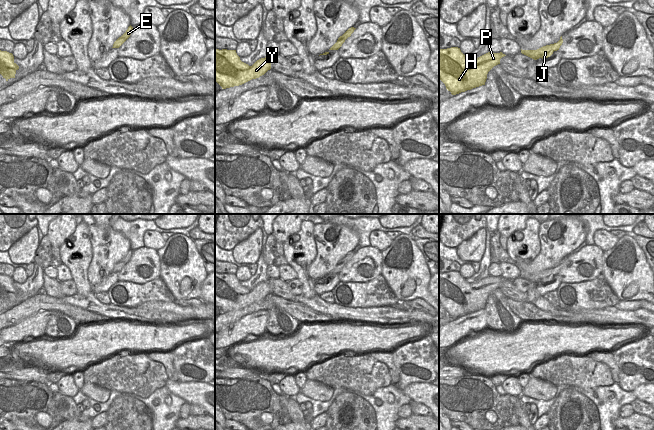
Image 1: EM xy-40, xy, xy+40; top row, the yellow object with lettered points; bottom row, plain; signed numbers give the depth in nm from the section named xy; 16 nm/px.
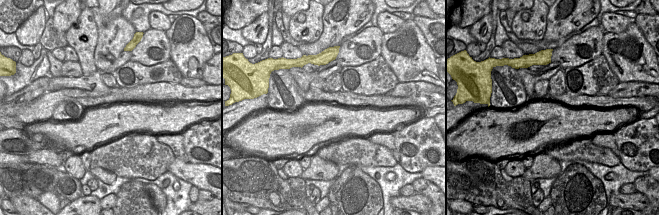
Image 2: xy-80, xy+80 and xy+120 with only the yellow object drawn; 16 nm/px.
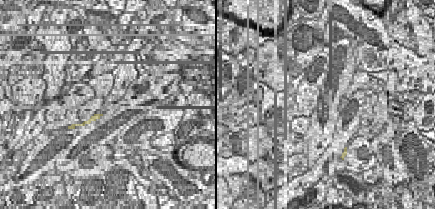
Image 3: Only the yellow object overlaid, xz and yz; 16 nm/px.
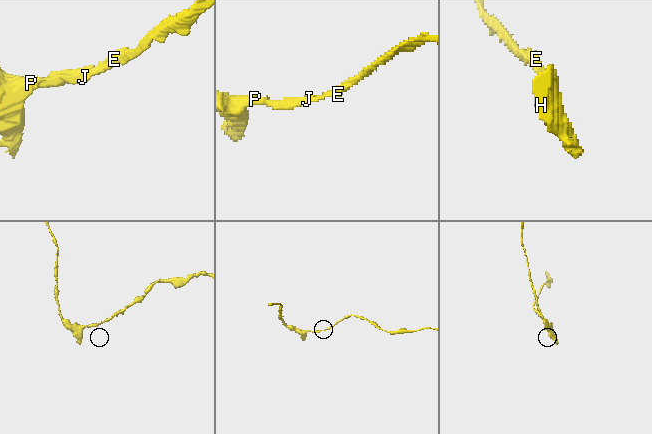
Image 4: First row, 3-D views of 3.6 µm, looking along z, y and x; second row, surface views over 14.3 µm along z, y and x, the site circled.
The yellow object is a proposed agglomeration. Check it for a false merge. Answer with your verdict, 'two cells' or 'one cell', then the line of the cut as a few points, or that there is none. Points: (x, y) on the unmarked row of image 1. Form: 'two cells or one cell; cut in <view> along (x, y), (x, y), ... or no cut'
one cell; no cut

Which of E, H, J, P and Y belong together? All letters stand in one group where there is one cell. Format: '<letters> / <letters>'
E H J P Y

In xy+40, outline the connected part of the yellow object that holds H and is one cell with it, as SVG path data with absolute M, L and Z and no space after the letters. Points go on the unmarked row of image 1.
M460 272L439 273L439 301L452 319L485 309L488 296L506 280L502 276L488 276L468 283Z

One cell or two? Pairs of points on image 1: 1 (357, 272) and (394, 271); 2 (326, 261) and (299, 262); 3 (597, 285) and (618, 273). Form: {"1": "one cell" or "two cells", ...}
{"1": "two cells", "2": "two cells", "3": "two cells"}

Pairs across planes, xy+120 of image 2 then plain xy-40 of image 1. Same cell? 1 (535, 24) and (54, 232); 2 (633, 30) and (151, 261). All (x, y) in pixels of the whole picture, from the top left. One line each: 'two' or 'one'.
1: two
2: two

